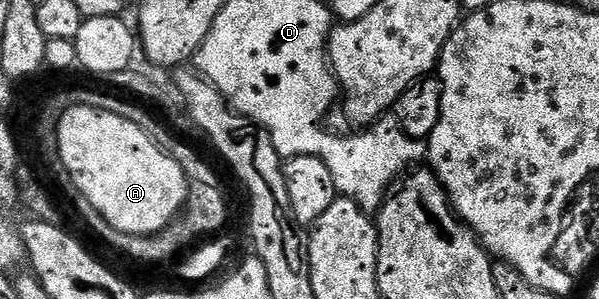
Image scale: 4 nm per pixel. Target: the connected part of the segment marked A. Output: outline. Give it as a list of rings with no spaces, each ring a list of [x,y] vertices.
[[[85,105],[70,107],[60,114],[59,122],[55,126],[55,137],[57,139],[57,147],[60,149],[60,159],[65,164],[66,171],[69,172],[70,179],[75,185],[75,192],[85,197],[118,231],[122,231],[126,235],[138,235],[139,237],[148,237],[151,233],[161,233],[183,210],[190,192],[190,181],[184,178],[187,177],[186,171],[169,153],[159,149],[146,135],[146,131],[142,131],[134,123],[130,123],[130,119],[122,119],[118,115],[110,115],[110,111],[102,111],[101,109],[86,107]]]

